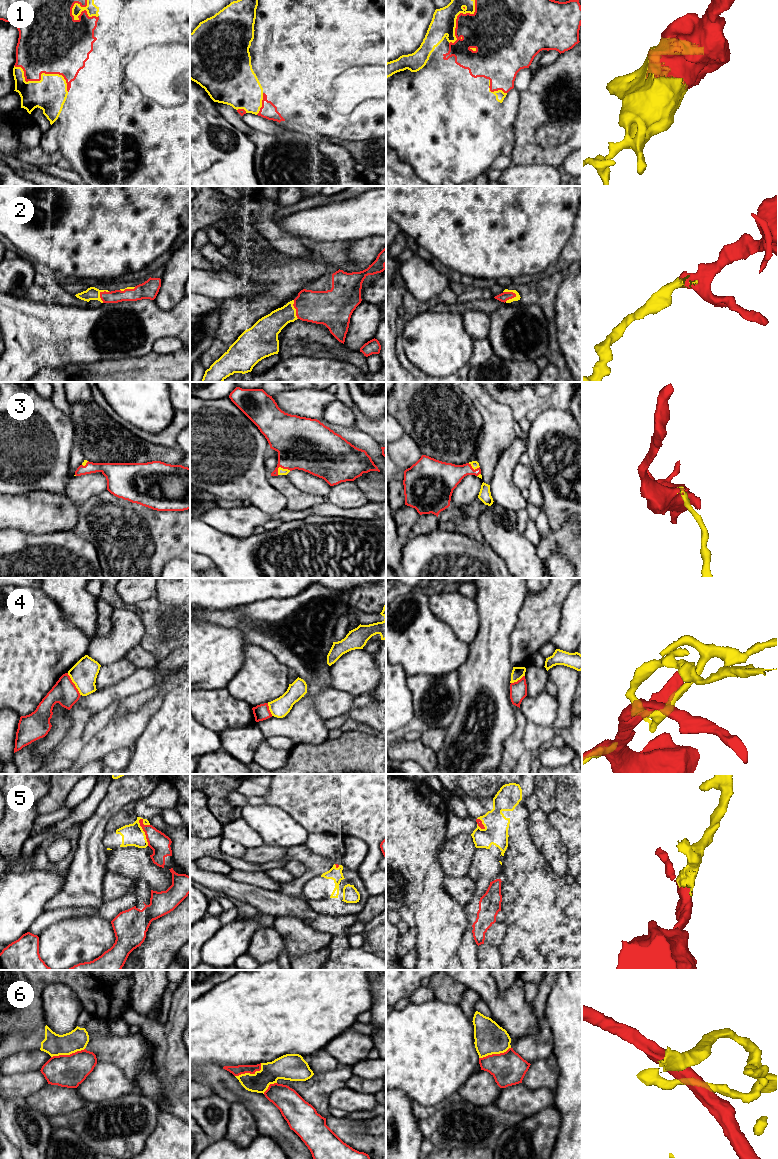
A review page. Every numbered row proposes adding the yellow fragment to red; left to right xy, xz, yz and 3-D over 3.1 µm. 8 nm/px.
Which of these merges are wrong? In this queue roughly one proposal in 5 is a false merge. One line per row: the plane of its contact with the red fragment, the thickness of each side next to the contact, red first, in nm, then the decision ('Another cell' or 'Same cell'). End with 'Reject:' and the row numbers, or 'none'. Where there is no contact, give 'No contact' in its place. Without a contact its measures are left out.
1: Touches red in xy. Thickness 460 nm (red) against 280 nm. Same cell
2: Touches red in yz. Thickness 80 nm (red) against 40 nm. Same cell
3: Touches red in xz. Thickness 420 nm (red) against 60 nm. Same cell
4: Touches red in xy. Thickness 200 nm (red) against 220 nm. Another cell
5: Touches red in xy. Thickness 160 nm (red) against 180 nm. Same cell
6: Touches red in xy. Thickness 260 nm (red) against 180 nm. Another cell
Reject: 4, 6

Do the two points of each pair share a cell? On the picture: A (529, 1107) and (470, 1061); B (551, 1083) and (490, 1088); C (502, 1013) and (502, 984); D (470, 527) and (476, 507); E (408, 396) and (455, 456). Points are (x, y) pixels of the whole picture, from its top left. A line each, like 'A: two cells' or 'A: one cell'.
A: two cells
B: one cell
C: two cells
D: one cell
E: one cell

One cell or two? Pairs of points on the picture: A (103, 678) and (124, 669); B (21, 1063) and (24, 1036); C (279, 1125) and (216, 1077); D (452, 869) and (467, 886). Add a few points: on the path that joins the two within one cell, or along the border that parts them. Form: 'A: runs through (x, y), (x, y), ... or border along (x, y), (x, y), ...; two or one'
A: runs through (108, 675), (119, 670); one
B: border along (39, 1049), (16, 1052), (10, 1055); two
C: runs through (263, 1109), (257, 1103), (238, 1094), (232, 1088); one
D: border along (445, 875), (453, 877), (466, 876); two

